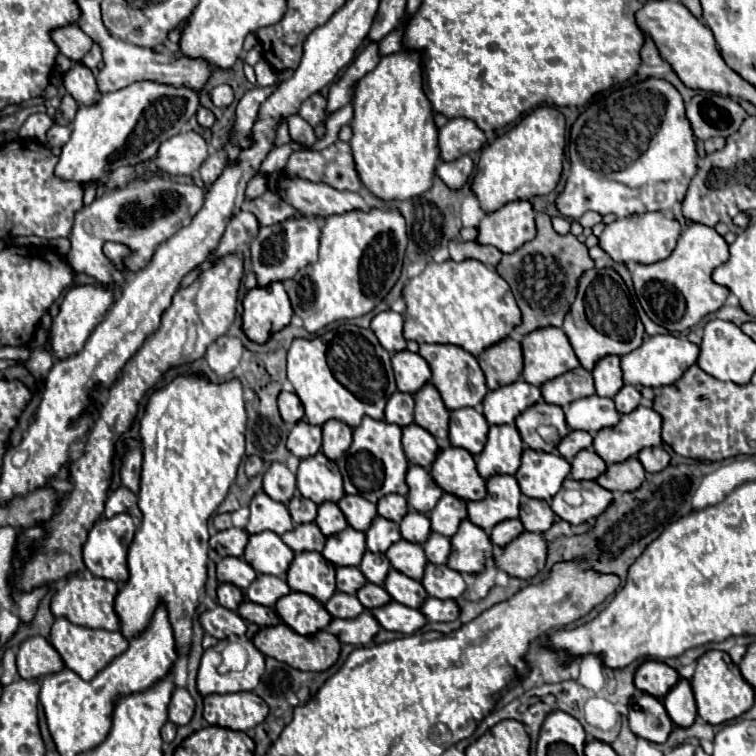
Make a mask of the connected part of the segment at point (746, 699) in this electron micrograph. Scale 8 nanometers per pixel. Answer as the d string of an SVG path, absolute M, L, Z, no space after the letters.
M707 650L697 660L691 686L697 700L697 712L709 724L723 724L723 722L735 720L753 706L753 694L755 694L753 686L741 676L739 666L731 660L731 656L721 650Z

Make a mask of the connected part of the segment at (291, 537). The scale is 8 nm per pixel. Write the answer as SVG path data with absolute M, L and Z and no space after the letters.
M297 524L293 530L285 532L281 538L297 554L305 550L321 552L321 546L325 544L325 536L321 534L321 530L317 530L317 524Z

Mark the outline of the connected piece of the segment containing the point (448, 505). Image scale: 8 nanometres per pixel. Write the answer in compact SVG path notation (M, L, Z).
M443 494L429 514L431 530L451 538L457 532L461 520L467 518L465 506L467 506L467 502L463 498L457 498L453 494Z

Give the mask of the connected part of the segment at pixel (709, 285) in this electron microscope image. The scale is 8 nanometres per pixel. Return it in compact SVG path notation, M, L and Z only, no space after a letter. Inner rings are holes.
M693 222L681 232L677 248L669 258L653 264L633 262L629 264L629 272L635 284L635 294L647 316L669 332L683 332L725 304L729 288L715 284L711 274L727 258L729 248L725 238L719 236L715 228Z

